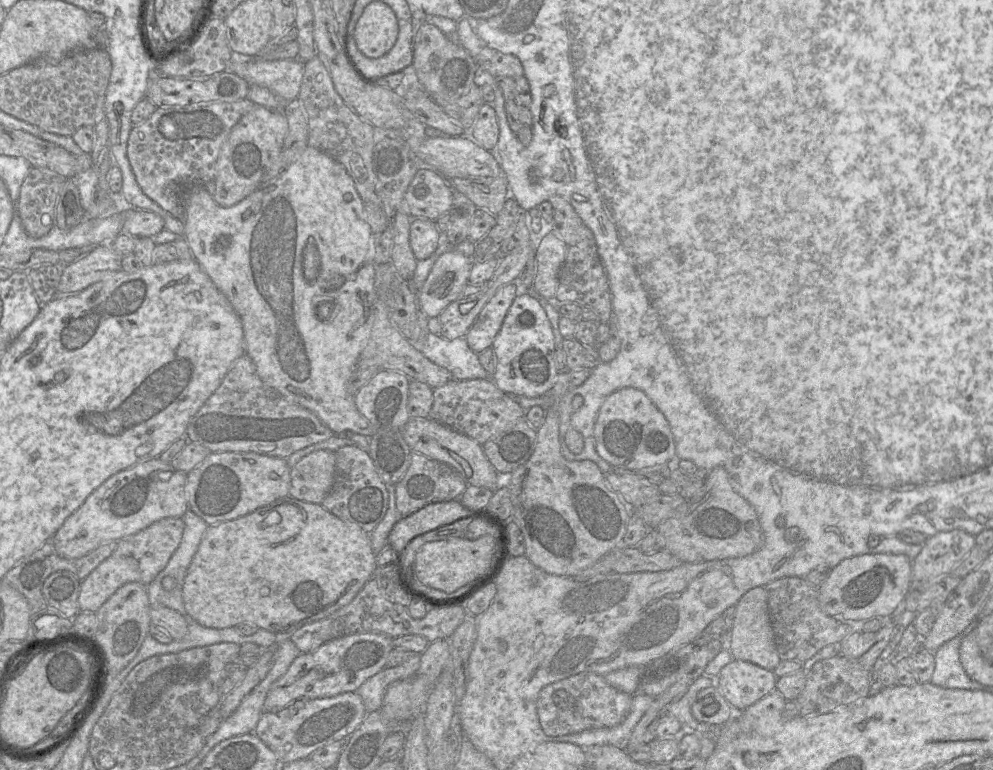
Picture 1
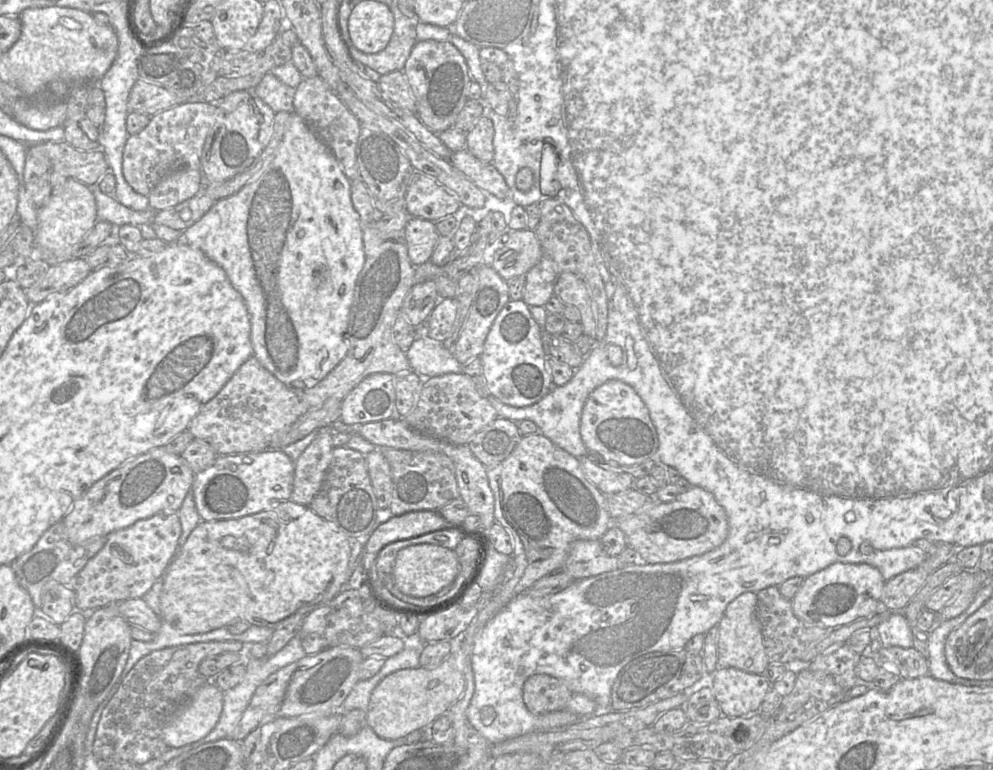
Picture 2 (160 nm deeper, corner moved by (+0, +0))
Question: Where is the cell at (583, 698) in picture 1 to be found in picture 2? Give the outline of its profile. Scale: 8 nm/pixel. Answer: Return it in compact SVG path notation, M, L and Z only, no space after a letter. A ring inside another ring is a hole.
M535 674L523 684L523 701L533 714L564 711L572 693L559 679L548 674Z

